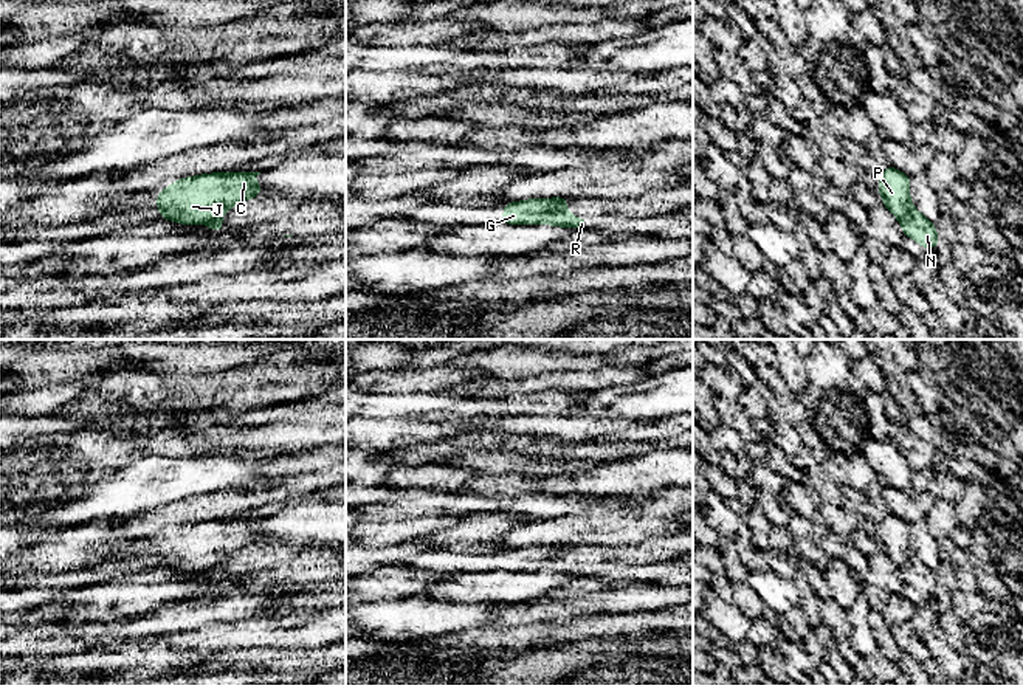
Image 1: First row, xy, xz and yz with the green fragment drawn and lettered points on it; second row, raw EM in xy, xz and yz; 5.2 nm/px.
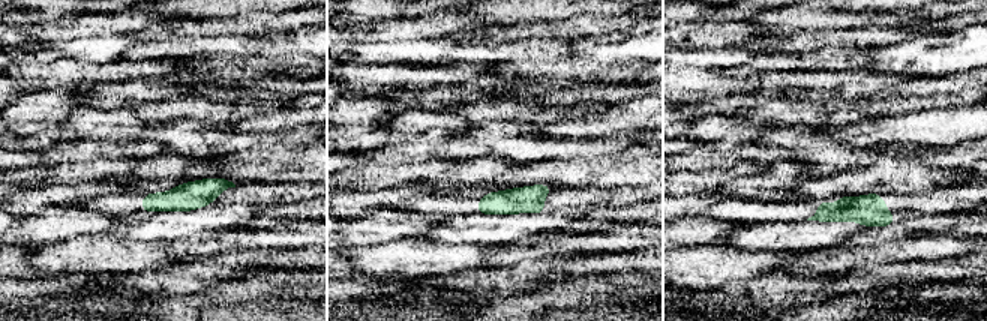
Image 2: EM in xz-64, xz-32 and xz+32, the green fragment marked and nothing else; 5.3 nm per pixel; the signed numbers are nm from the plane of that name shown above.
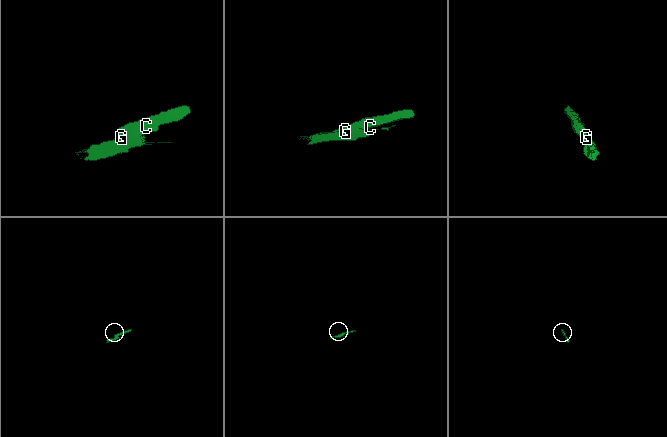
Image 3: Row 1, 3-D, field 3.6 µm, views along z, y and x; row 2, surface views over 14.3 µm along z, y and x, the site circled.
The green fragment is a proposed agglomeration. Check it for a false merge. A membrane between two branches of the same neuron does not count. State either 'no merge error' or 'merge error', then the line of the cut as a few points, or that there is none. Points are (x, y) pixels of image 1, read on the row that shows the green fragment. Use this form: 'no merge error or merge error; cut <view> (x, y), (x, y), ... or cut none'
merge error; cut xz (568, 199), (543, 222)

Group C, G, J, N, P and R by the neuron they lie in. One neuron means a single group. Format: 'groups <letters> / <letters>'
groups C G J P / N R

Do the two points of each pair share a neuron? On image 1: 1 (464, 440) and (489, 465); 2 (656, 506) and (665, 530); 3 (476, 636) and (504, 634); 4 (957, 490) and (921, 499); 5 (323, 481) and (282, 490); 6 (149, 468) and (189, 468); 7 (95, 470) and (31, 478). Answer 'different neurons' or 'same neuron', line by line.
1: different neurons
2: different neurons
3: same neuron
4: different neurons
5: same neuron
6: same neuron
7: same neuron

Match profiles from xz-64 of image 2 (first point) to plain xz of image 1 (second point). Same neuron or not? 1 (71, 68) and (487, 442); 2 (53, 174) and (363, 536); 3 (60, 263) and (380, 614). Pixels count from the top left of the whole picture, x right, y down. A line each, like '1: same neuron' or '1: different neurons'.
1: different neurons
2: same neuron
3: same neuron

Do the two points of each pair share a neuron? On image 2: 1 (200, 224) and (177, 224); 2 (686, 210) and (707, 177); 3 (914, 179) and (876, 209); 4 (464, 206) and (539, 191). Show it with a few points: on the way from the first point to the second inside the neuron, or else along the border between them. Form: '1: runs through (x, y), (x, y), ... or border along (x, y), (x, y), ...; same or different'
1: runs through (194, 224), (183, 224); same
2: border along (696, 194), (678, 197); different
3: border along (932, 189), (866, 194), (863, 197); different
4: runs through (482, 204), (521, 200); same

